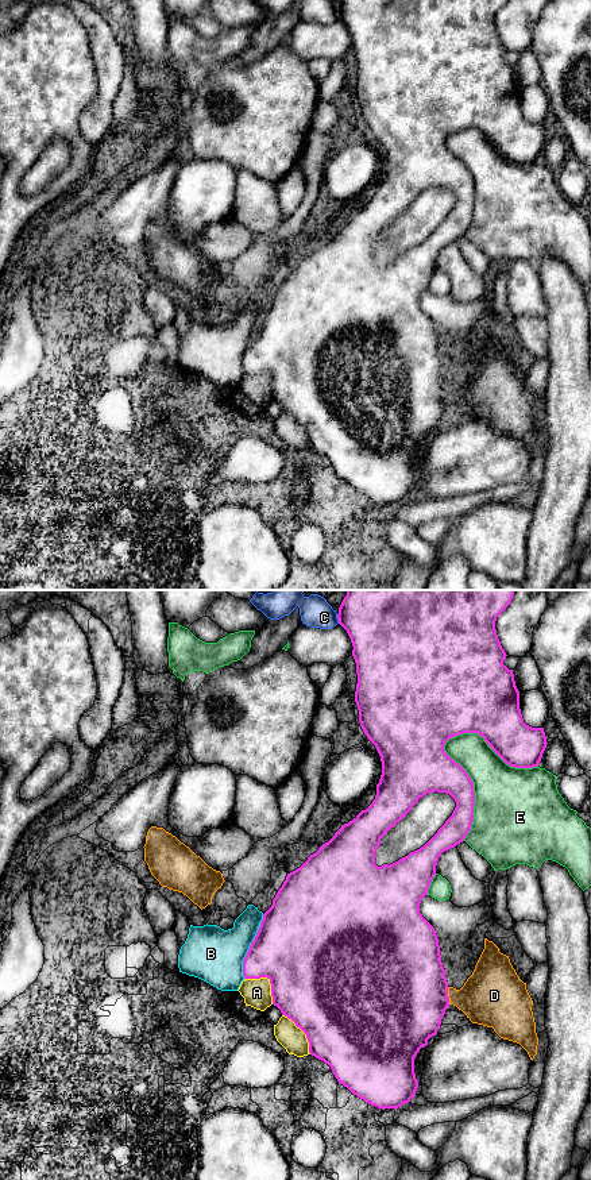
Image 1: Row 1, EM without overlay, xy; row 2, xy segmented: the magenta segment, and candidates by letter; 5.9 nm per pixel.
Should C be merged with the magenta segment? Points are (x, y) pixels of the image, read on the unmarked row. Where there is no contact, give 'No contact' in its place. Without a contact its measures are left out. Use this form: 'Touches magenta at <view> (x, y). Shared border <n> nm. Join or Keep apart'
Touches magenta at xy (338, 12). Shared border 60 nm. Keep apart

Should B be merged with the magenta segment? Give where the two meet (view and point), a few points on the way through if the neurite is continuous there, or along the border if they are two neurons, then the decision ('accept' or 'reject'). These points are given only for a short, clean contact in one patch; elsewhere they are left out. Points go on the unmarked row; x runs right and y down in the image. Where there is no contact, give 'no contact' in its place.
contact xy (250, 342); border xy (263, 309), (259, 324), (243, 355), (243, 373); reject

